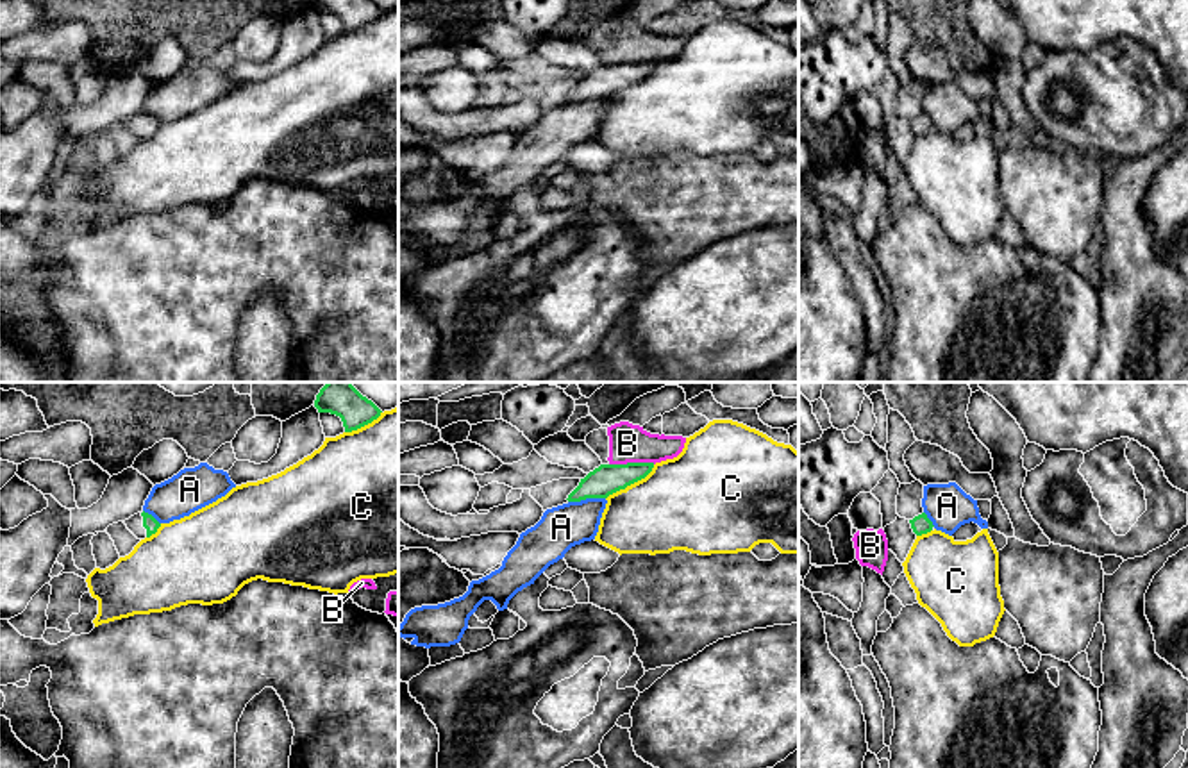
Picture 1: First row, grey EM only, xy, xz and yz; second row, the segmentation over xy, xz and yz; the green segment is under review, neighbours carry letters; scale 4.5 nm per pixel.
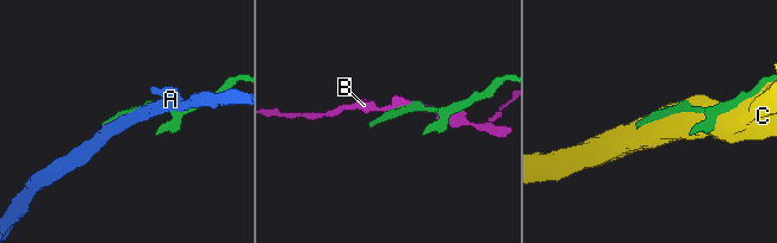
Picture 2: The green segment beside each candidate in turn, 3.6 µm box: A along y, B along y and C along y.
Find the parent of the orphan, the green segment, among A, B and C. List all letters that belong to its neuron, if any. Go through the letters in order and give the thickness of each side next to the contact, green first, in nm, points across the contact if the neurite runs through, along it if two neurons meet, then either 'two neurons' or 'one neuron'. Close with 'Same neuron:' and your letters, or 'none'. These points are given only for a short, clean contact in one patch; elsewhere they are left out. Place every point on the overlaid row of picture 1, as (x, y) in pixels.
A: 140 nm thick on the green side, 200 nm on the other; two neurons
B: 140 nm thick on the green side, 180 nm on the other; border along xz (654, 463), (610, 465); two neurons
C: 140 nm thick on the green side, 400 nm on the other; two neurons
Same neuron: none

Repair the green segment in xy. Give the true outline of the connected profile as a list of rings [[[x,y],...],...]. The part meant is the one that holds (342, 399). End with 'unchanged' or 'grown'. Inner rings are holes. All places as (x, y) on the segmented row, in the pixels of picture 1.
[[[327,382],[316,395],[318,413],[341,418],[345,432],[357,430],[381,416],[381,409],[363,397],[352,382]]]; unchanged

